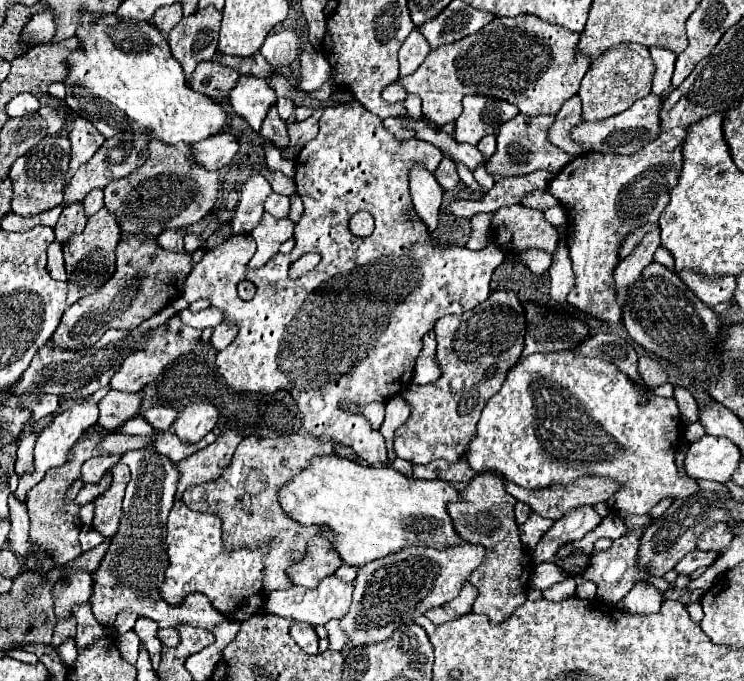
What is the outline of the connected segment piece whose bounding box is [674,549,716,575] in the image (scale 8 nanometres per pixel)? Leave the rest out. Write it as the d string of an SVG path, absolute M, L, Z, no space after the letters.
M694 549L694 551L690 551L690 553L686 553L678 563L676 563L676 571L678 573L682 573L682 575L690 575L692 571L696 571L698 567L708 567L712 561L714 561L716 557L714 557L714 551L698 551L698 549Z

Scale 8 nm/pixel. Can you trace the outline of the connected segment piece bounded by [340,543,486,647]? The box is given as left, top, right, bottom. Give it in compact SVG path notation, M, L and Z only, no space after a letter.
M458 545L446 549L406 547L382 559L374 559L360 567L354 581L354 599L340 627L350 637L348 647L370 645L388 639L398 625L424 615L432 607L440 607L458 595L470 573L484 563L486 549L482 545Z

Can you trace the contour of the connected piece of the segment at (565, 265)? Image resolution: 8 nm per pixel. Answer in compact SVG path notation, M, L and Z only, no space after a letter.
M566 239L558 241L558 249L552 255L552 265L548 269L548 277L550 277L550 297L554 301L564 303L566 295L574 287L574 273L572 273L572 265L568 257Z

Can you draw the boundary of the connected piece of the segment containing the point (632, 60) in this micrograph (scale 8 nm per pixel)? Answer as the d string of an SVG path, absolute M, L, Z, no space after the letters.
M616 45L602 53L590 65L588 73L580 83L578 97L582 99L582 119L600 121L626 111L634 101L646 97L652 87L654 61L646 47L642 45Z

